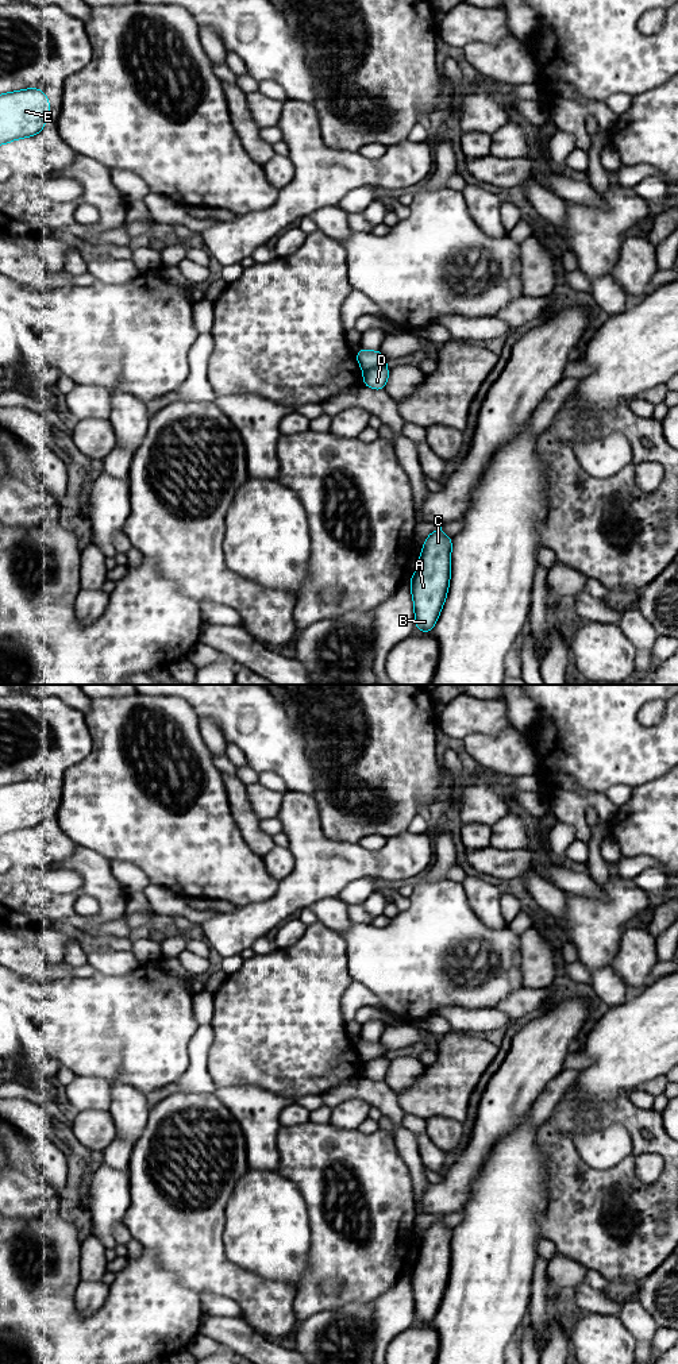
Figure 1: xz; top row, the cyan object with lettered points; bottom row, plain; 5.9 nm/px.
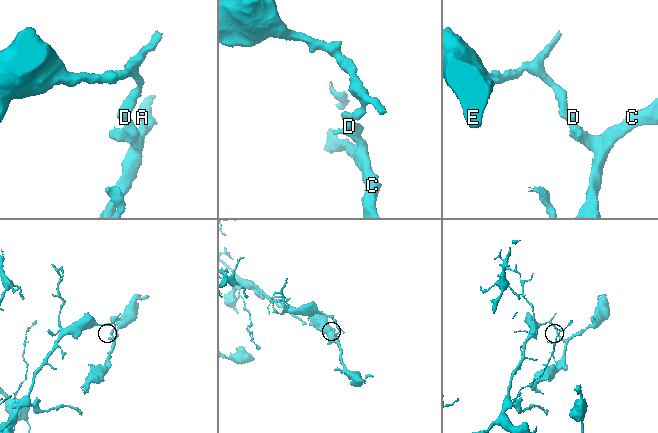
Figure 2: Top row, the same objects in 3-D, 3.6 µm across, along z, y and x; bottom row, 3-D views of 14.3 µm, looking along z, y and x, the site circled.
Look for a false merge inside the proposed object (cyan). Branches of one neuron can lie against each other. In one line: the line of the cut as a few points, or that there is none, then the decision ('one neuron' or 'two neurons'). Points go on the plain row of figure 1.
cut xz (384, 1056), (369, 1059), (363, 1063); two neurons

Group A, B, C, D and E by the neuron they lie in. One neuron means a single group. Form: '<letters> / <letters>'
A B C D / E

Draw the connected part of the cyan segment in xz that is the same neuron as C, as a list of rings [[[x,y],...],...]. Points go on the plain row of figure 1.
[[[439,1215],[439,1219],[425,1229],[417,1260],[409,1271],[416,1321],[424,1325],[432,1323],[447,1290],[450,1278],[452,1229],[448,1229],[442,1224],[442,1217],[443,1215]]]

